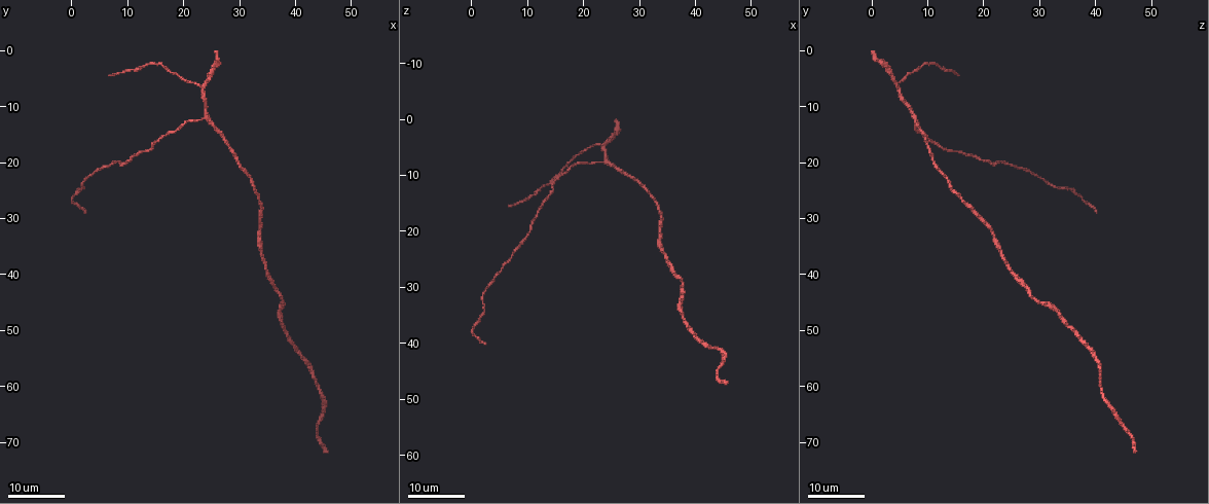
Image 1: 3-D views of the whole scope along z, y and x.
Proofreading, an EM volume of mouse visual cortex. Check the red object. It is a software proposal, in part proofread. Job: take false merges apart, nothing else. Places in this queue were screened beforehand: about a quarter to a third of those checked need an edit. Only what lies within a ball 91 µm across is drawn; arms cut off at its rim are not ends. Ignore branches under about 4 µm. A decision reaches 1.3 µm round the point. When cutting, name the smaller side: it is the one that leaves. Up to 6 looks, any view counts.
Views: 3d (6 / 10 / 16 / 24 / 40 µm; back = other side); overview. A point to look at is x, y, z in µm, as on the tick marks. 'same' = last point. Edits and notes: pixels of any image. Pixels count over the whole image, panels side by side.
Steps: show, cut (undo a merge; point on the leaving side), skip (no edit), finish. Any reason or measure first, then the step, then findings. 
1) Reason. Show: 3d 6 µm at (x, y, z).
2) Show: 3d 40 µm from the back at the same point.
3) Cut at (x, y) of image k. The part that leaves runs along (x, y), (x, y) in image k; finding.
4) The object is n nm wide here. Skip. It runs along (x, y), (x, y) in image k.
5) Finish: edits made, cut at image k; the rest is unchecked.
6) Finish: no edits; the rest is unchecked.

Sudden change in width. Show: 3d 16 µm at (1.0, 26.0, 37.0).

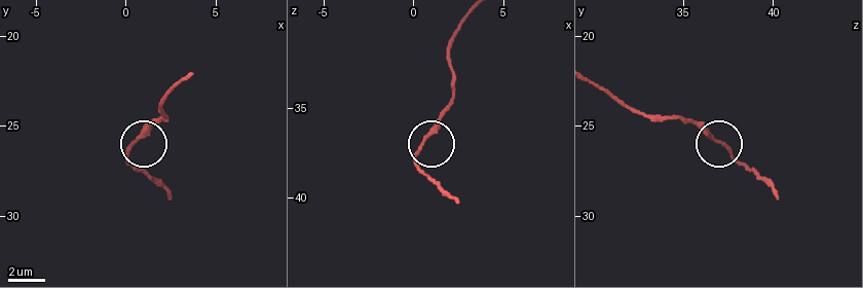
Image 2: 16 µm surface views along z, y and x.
Closer look. Show: 3d 6 µm at (0.6, 25.8, 36.8).

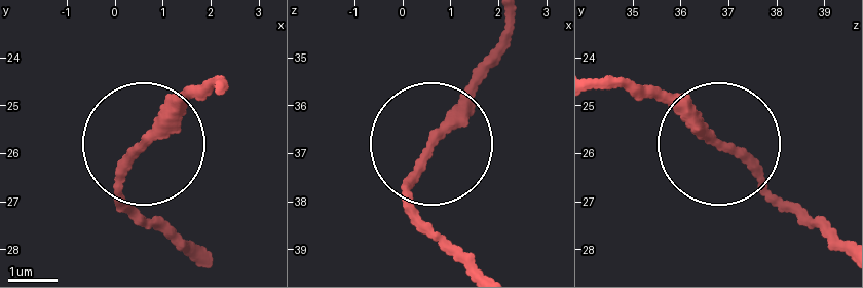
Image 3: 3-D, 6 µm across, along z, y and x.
Show: 3d 6 µm from the back at (0.70, 25.80, 36.80).

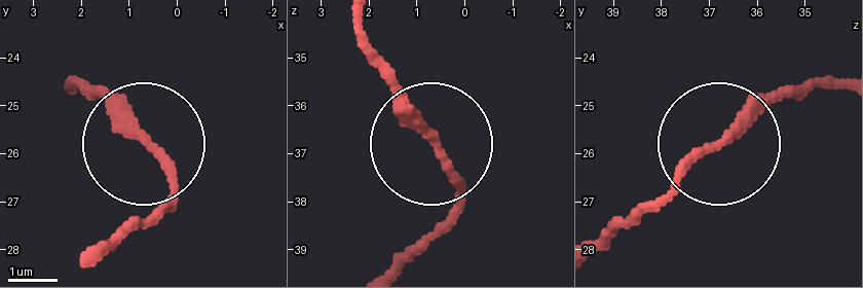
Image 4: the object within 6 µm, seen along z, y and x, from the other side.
Skip. It runs along (838, 78), (752, 107), (634, 210) in image 4; all the same neuron.

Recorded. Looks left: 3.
Show: 3d 24 µm at (24.0, 12.0, 7.5).

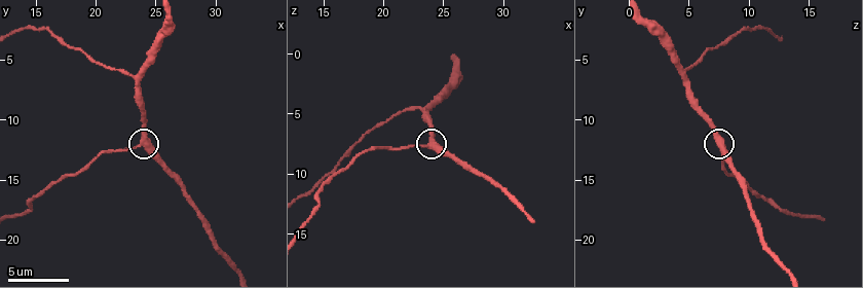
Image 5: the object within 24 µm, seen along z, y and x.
Show: 3d 10 µm at (23.8, 12.0, 7.6).

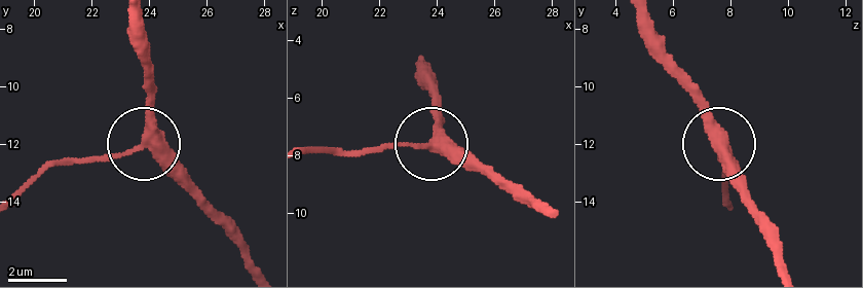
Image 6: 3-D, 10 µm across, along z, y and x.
The object is 310 nm wide here. Skip. It runs along (552, 207), (520, 203), (434, 148), (432, 111) in image 6; one neuron here.

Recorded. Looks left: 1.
Three arms meet. Show: 3d 10 µm at (23.6, 6.4, 4.4).

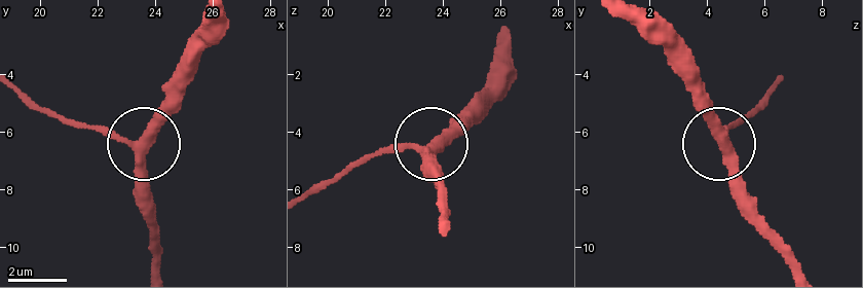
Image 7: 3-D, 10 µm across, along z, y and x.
3 arms meet here. Skip. It runs along (449, 221), (429, 145), (472, 115) in image 7; continuous, no second neuron.

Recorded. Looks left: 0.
Finish: no edits; the rest is unchecked.

